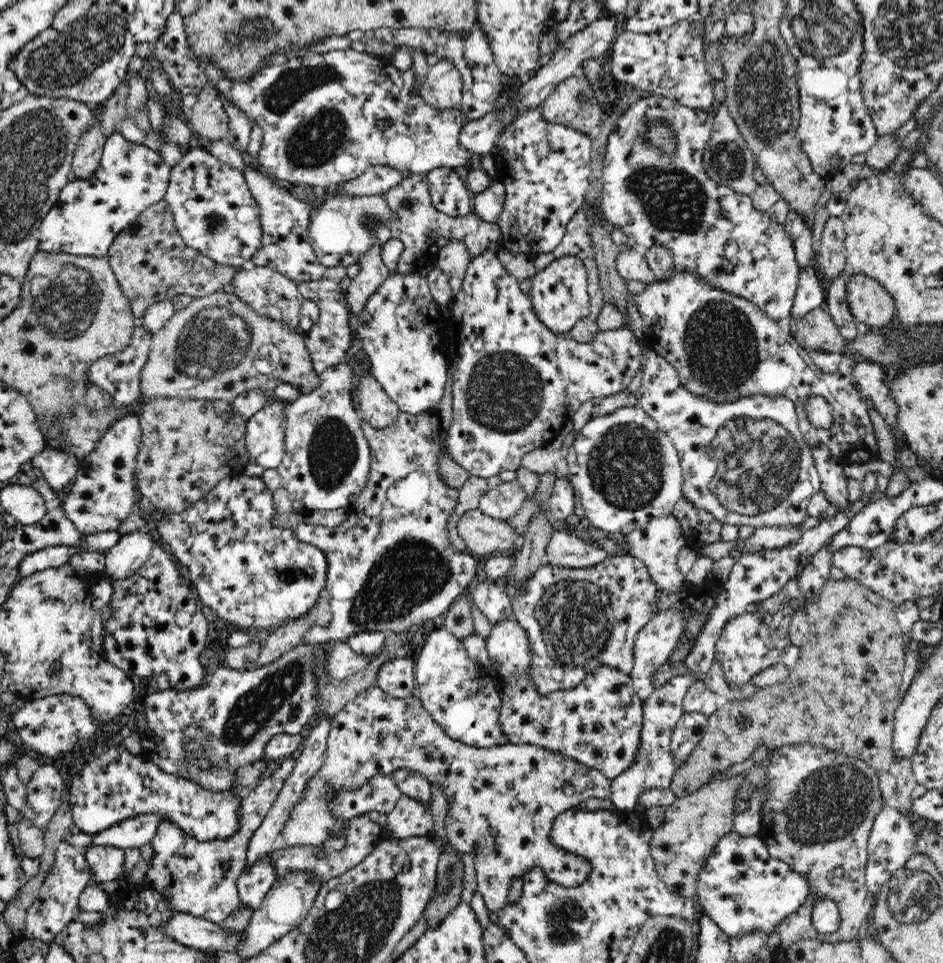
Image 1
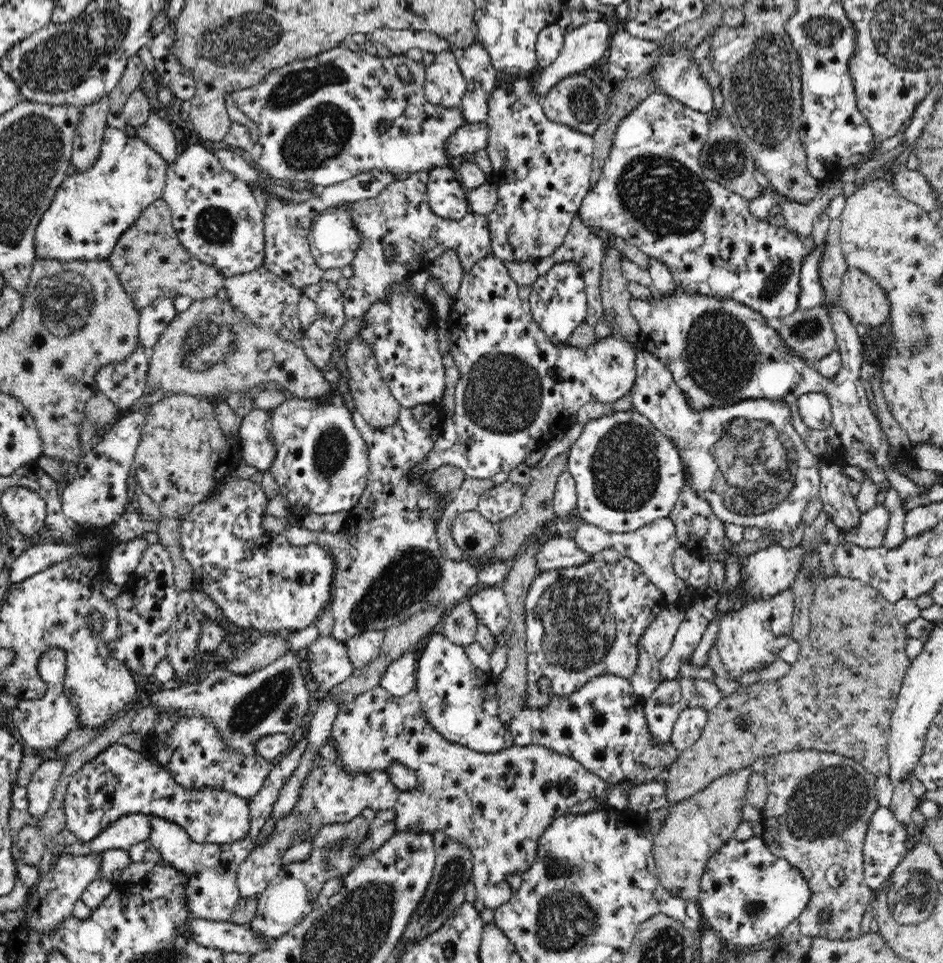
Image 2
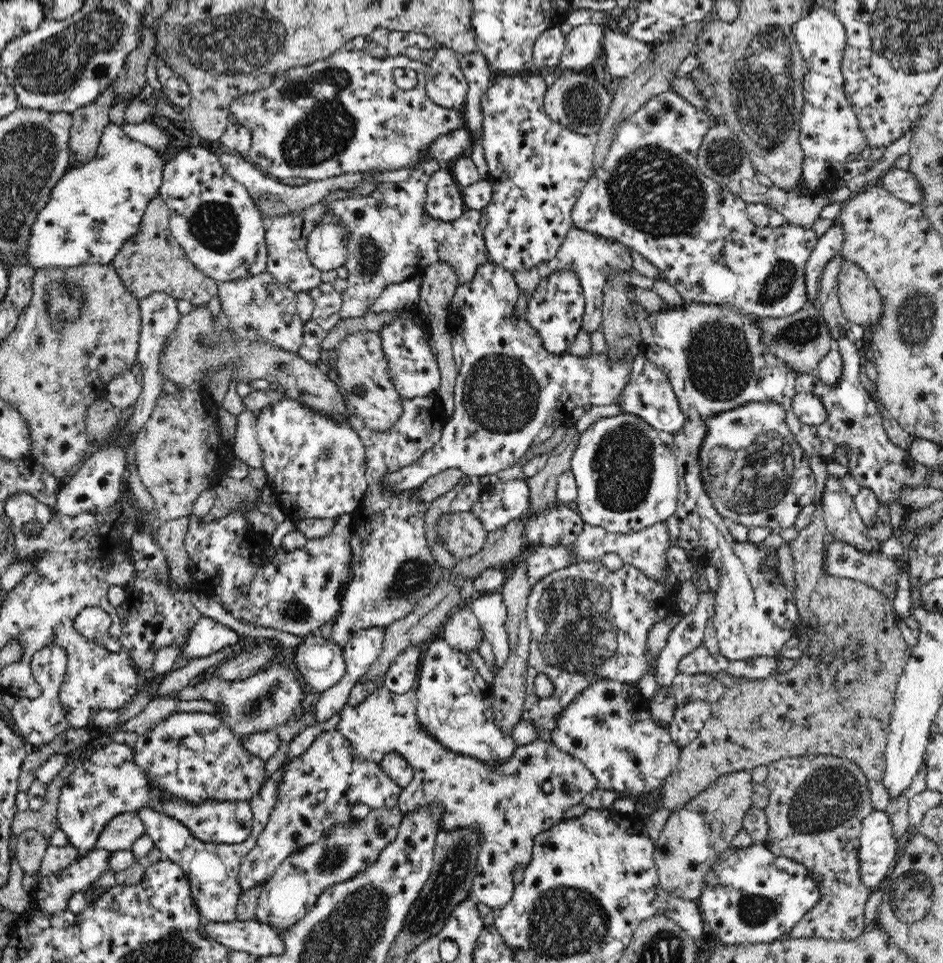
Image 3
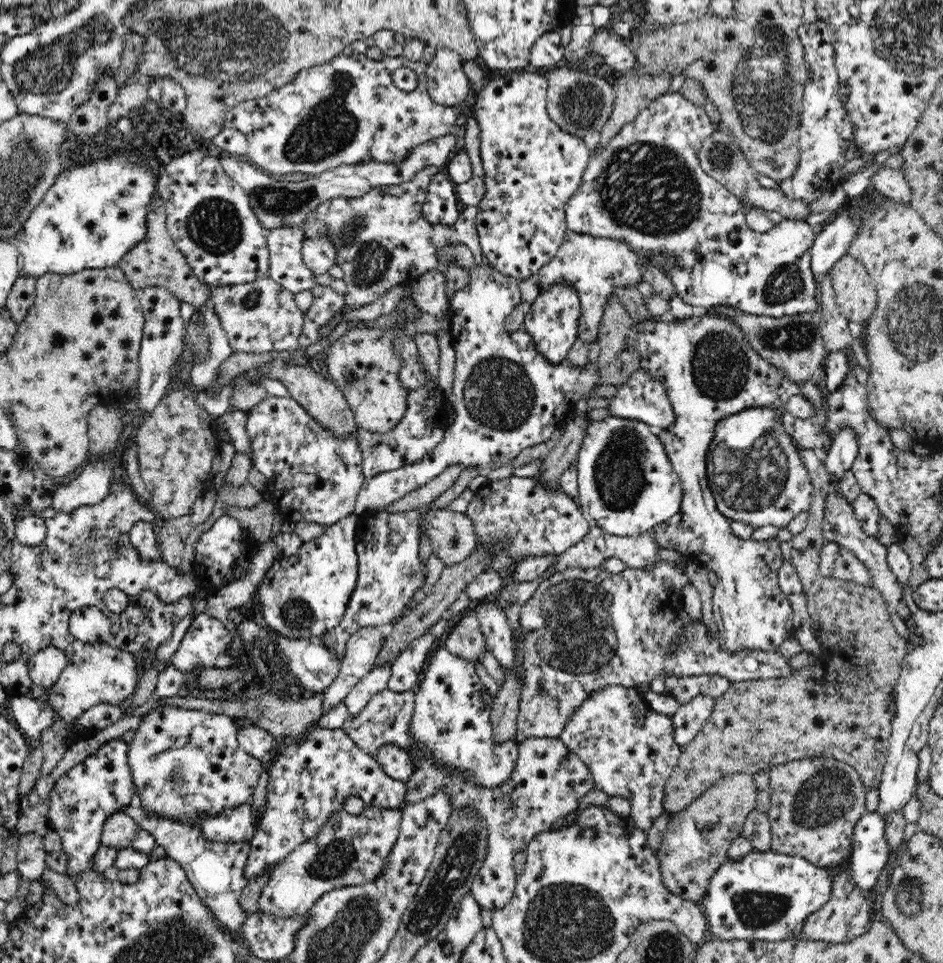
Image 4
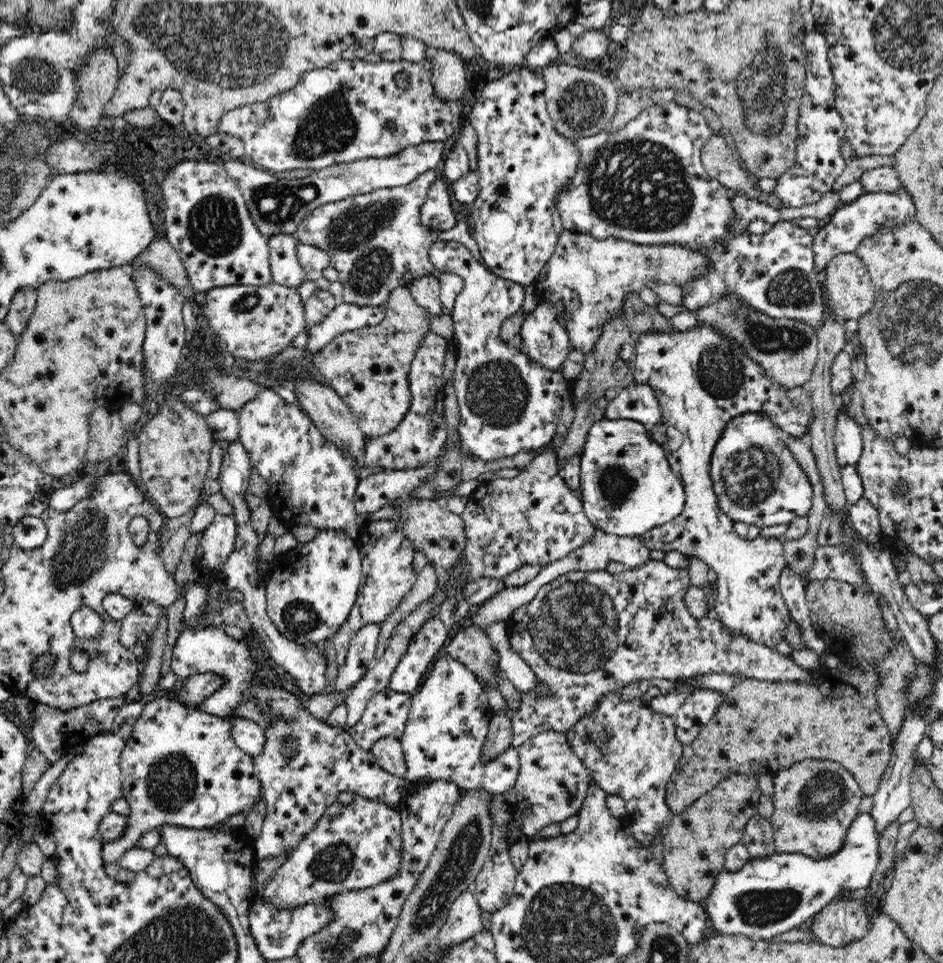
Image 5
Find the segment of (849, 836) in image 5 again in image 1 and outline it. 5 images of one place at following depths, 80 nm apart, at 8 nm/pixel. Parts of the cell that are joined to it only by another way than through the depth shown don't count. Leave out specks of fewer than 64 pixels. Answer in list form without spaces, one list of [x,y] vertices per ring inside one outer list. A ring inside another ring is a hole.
[[[884,806],[873,822],[867,844],[868,858],[867,867],[865,868],[865,881],[867,882],[868,891],[874,896],[880,892],[882,886],[896,870],[906,865],[918,853],[923,853],[922,840],[914,833],[912,821],[913,817],[911,815],[902,813],[899,809]],[[724,834],[700,868],[695,900],[730,937],[763,930],[768,936],[812,896],[809,880],[789,864],[768,854],[759,835]]]

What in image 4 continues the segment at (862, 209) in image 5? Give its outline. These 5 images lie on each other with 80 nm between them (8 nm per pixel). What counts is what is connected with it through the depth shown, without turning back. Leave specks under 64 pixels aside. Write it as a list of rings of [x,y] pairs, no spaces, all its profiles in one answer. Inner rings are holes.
[[[846,206],[845,212],[815,236],[811,248],[812,277],[819,278],[828,273],[840,258],[847,255],[850,242],[856,238],[856,226],[856,219],[852,219],[852,208]]]

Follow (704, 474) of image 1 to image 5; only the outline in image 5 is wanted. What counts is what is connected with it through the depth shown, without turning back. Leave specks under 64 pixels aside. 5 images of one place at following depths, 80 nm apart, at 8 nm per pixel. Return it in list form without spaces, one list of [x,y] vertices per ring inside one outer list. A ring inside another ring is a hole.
[[[634,382],[619,390],[619,392],[620,394],[609,402],[608,407],[604,411],[604,418],[637,420],[649,427],[659,425],[663,421],[664,411],[660,407],[660,400],[656,396],[655,390],[647,382]],[[740,414],[726,422],[709,469],[720,509],[733,521],[760,528],[787,525],[796,517],[807,516],[812,508],[811,480],[787,447],[780,428],[765,414]]]

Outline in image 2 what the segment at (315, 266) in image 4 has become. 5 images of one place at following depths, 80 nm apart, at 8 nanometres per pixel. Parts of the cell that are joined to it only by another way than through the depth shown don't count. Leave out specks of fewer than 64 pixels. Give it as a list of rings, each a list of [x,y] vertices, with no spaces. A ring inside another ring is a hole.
[[[344,202],[339,206],[326,208],[312,218],[307,237],[314,261],[321,270],[343,269],[345,266],[350,266],[356,256],[355,252],[362,244],[362,235],[351,219],[351,207],[352,203]]]

